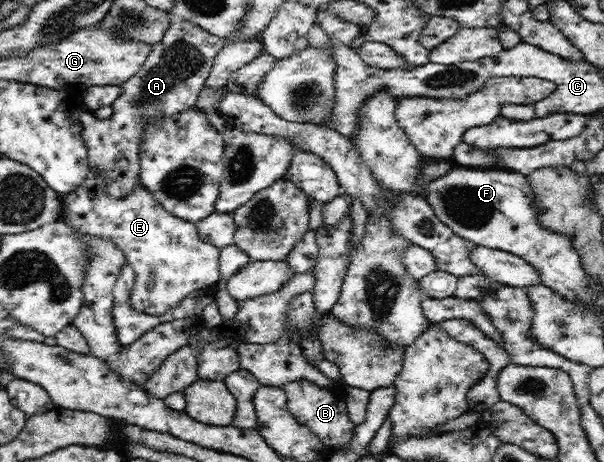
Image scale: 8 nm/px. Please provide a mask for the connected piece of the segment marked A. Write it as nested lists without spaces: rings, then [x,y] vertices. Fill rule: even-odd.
[[[168,16],[168,27],[164,30],[161,38],[152,44],[146,61],[140,71],[124,83],[123,95],[114,103],[114,115],[108,120],[102,120],[96,116],[92,109],[82,104],[76,105],[76,122],[80,126],[80,137],[87,149],[90,164],[102,164],[110,176],[110,194],[112,196],[123,196],[138,180],[140,173],[139,159],[137,158],[137,143],[139,142],[139,131],[141,123],[146,118],[156,114],[182,113],[188,107],[194,107],[200,90],[205,86],[210,77],[215,55],[223,48],[225,40],[212,35],[200,25],[188,18]]]

